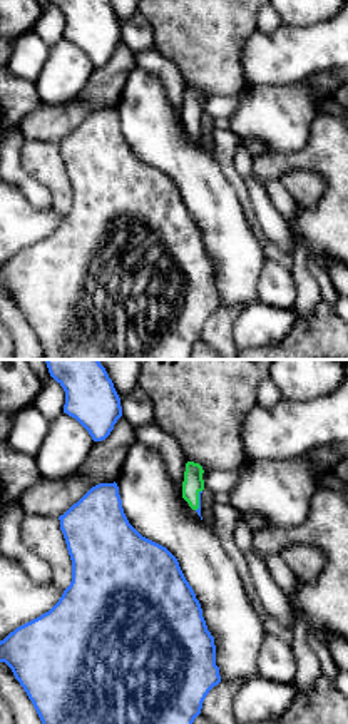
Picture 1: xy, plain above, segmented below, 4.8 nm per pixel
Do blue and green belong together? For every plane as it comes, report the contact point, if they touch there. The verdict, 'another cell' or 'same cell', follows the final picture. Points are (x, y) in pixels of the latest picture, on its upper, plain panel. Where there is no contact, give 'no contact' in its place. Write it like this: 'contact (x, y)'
contact (199, 126)

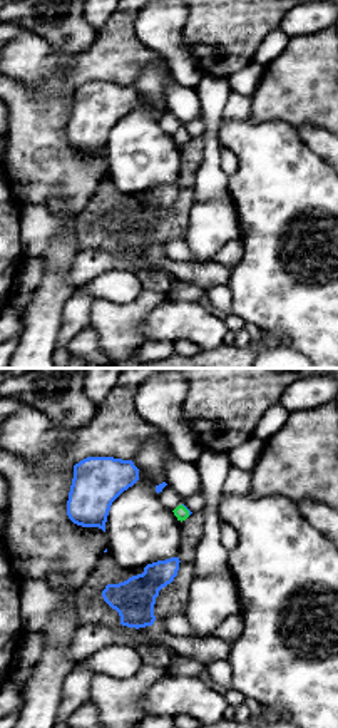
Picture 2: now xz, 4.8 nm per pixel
contact (186, 133)

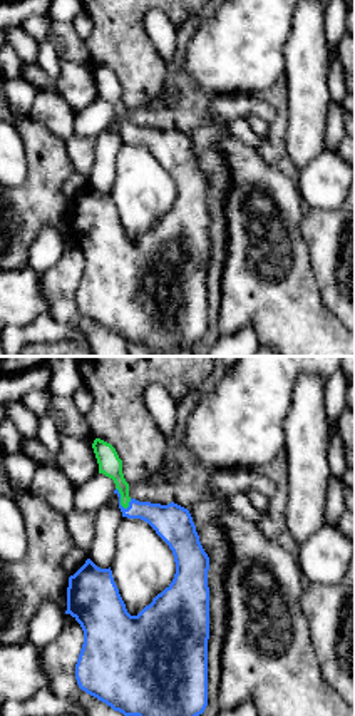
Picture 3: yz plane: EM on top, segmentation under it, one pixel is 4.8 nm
contact (119, 124)

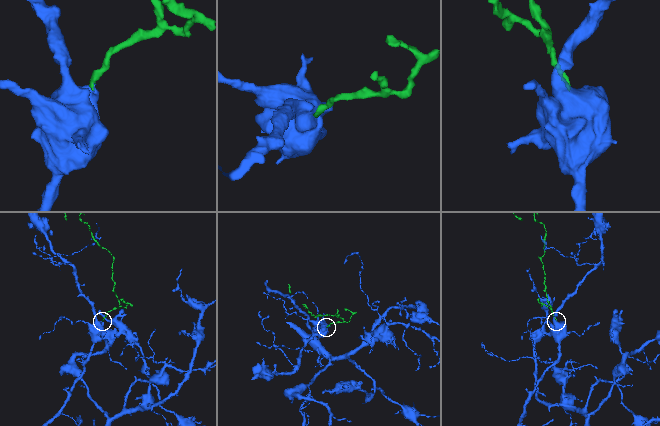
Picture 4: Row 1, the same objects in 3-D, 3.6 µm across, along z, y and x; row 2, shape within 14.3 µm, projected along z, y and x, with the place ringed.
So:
same cell

